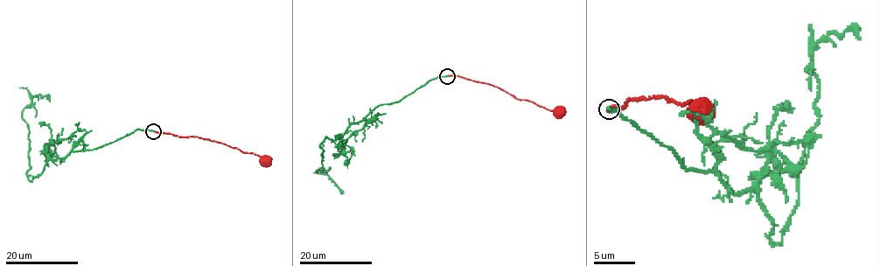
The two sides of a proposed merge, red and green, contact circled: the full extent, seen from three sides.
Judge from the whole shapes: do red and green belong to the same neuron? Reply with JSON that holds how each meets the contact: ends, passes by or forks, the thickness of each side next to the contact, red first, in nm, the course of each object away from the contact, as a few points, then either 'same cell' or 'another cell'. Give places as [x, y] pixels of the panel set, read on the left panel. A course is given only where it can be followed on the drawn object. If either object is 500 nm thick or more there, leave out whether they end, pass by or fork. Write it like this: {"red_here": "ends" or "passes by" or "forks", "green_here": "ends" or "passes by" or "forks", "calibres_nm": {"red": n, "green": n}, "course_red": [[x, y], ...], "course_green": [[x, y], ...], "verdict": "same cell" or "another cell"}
{"red_here": "ends", "green_here": "ends", "calibres_nm": {"red": 200, "green": 190}, "course_red": [[154, 130], [223, 143], [244, 153], [254, 154], [264, 163]], "course_green": [[153, 130], [135, 129], [96, 149], [49, 159], [31, 181], [22, 111], [38, 94], [50, 101]], "verdict": "same cell"}

